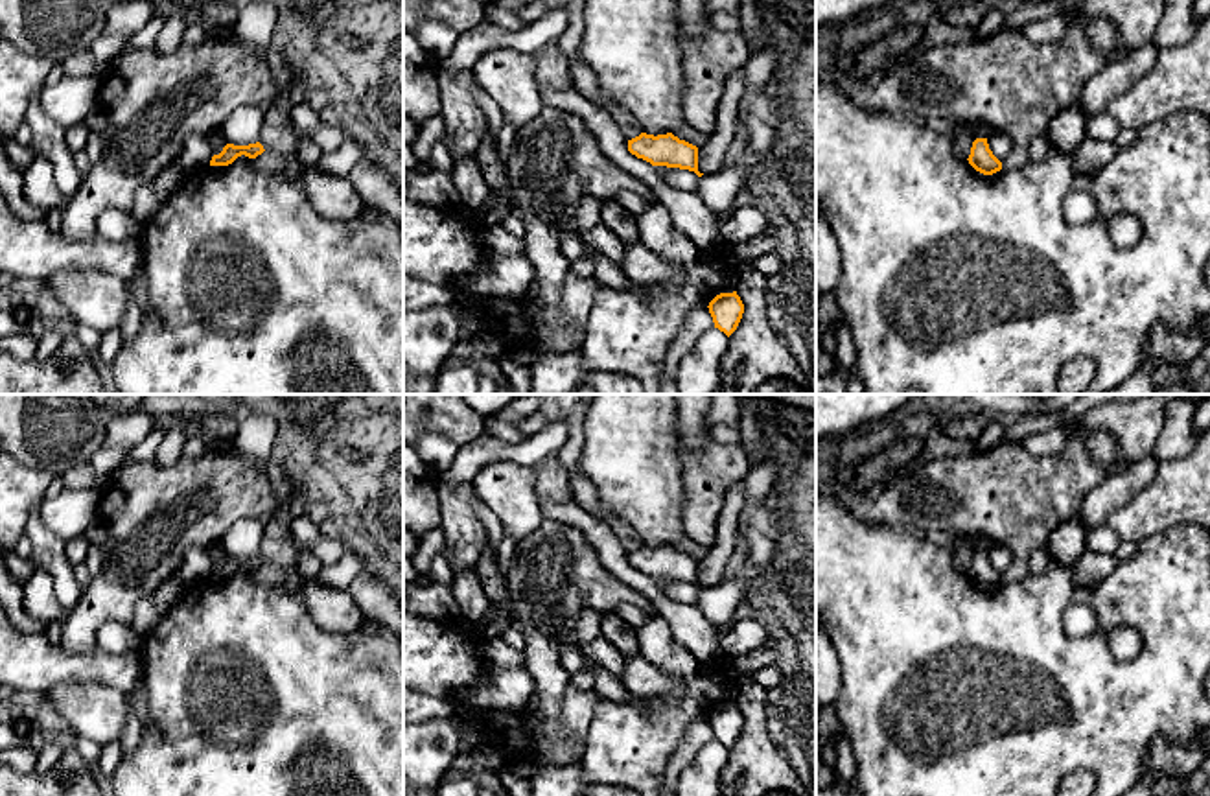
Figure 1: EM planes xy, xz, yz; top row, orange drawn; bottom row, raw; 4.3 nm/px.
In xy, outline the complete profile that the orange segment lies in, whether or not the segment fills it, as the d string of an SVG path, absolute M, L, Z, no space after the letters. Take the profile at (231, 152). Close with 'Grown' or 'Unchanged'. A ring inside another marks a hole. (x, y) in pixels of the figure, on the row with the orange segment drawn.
M260 142L249 144L249 146L227 144L219 155L212 157L210 166L228 166L241 155L245 155L249 158L256 158L263 151L265 149L263 149L263 146Z. Unchanged

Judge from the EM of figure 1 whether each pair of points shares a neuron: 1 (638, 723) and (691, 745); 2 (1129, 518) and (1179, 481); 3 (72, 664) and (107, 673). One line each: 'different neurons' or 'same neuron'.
1: different neurons
2: same neuron
3: same neuron

